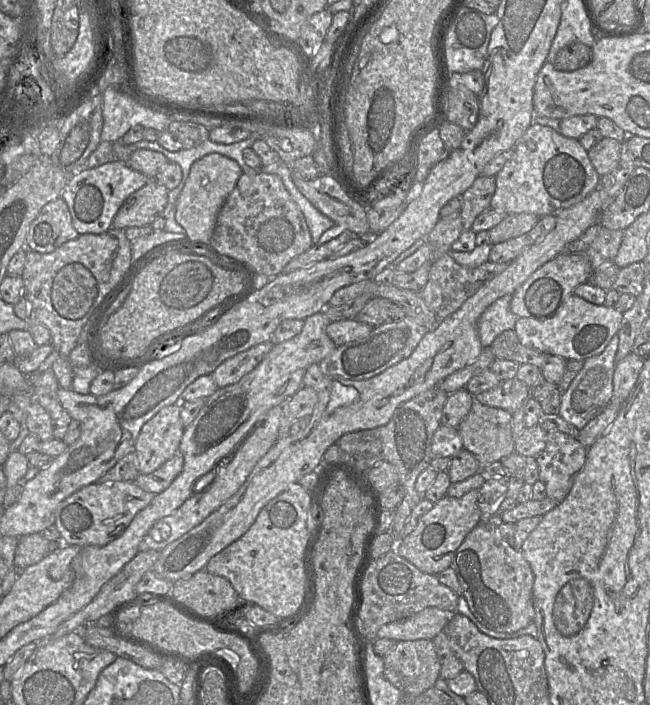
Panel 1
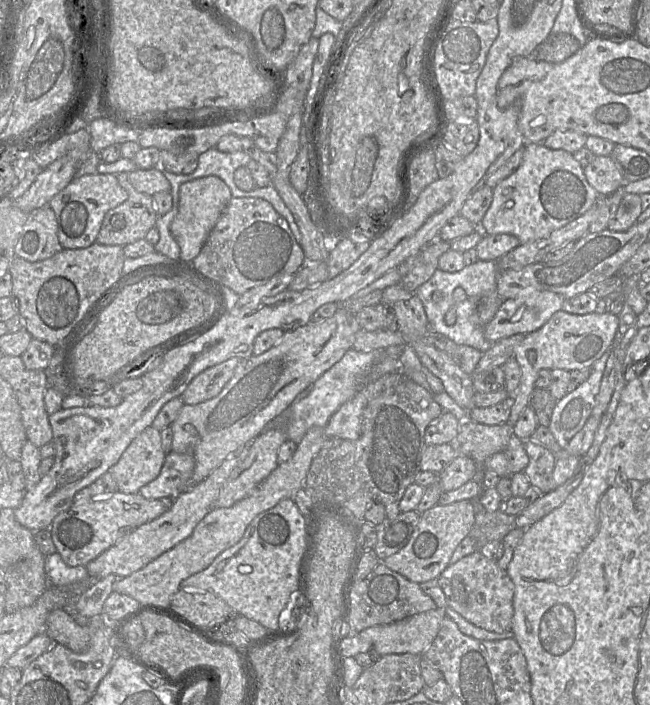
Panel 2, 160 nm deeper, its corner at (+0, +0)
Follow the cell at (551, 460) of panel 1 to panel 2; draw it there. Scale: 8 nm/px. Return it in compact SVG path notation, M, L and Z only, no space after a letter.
M531 438L524 441L524 447L529 456L524 473L531 485L538 487L543 494L552 491L556 455Z

